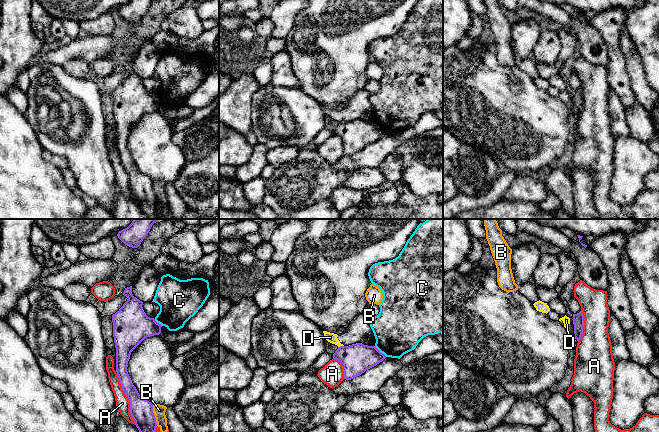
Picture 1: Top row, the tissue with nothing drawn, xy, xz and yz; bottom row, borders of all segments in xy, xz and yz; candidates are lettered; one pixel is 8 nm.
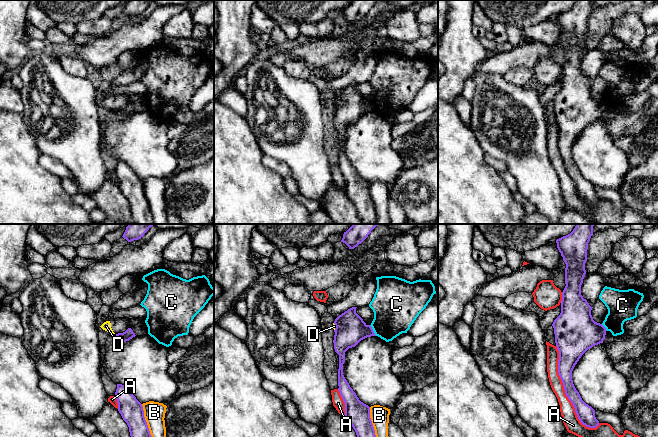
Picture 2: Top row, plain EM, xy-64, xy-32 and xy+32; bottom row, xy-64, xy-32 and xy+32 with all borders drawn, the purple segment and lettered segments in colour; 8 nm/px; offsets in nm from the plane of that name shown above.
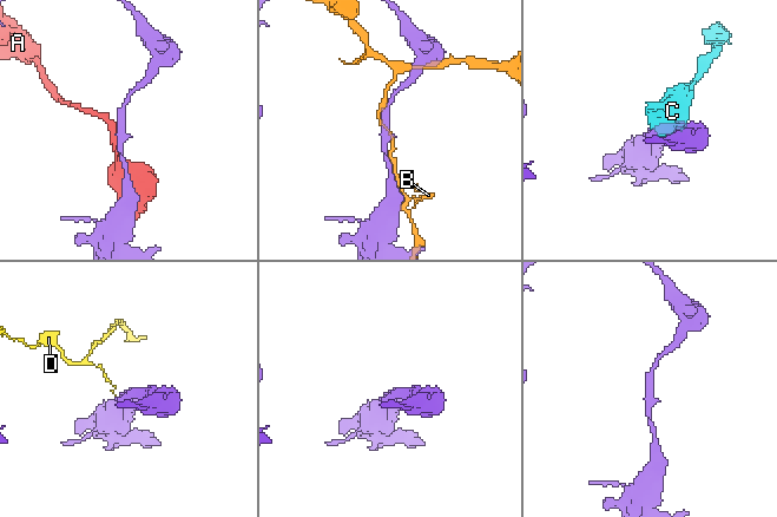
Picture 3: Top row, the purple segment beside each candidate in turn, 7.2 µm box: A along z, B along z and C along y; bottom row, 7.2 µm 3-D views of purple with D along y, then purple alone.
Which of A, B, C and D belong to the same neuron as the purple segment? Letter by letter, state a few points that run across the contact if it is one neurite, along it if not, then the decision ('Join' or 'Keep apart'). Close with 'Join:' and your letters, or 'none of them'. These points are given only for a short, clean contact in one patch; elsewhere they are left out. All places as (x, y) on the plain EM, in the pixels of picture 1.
A: Keep apart
B: Keep apart
C: Line: xz (374, 122), (386, 132). Keep apart
D: Line: xz (343, 121), (338, 123). Keep apart
Join: none of them

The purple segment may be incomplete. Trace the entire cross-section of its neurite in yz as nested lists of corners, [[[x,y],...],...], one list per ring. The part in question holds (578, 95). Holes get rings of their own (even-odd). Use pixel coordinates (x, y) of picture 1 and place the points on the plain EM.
[[[582,87],[577,90],[573,90],[573,100],[574,100],[574,113],[577,117],[581,115],[583,110],[583,103],[584,103],[584,91]]]

